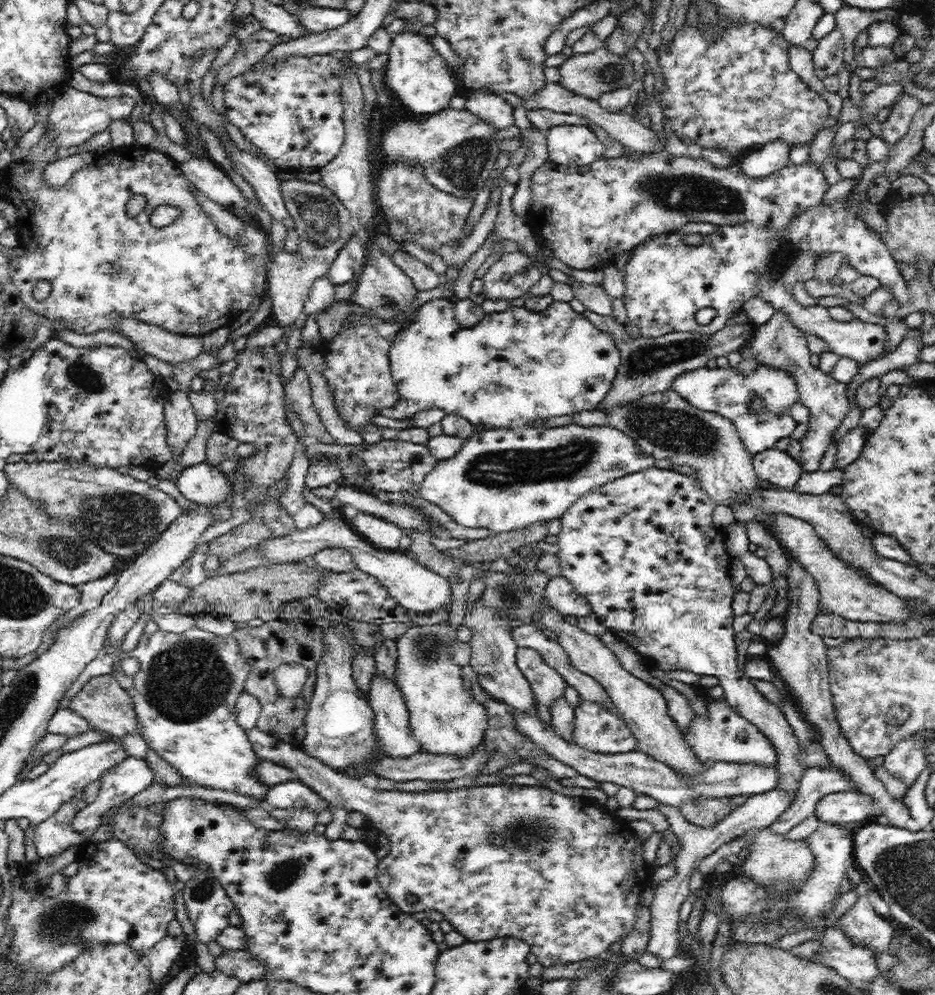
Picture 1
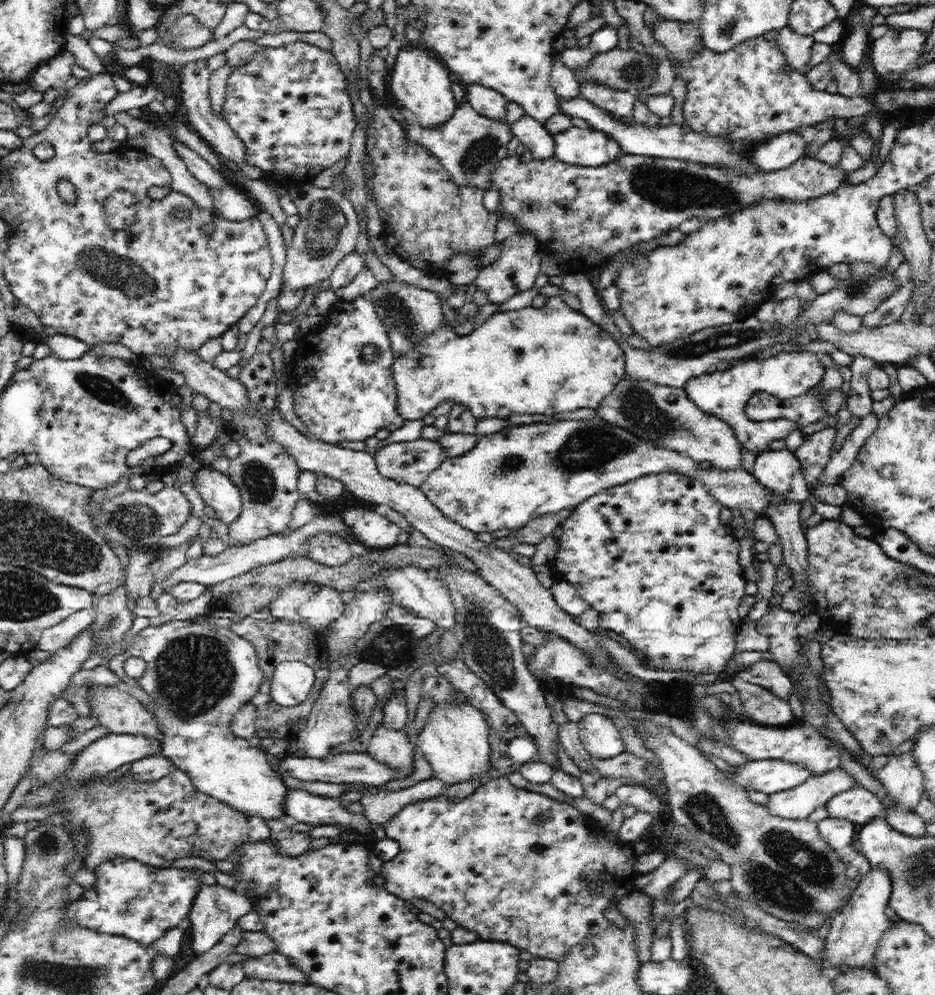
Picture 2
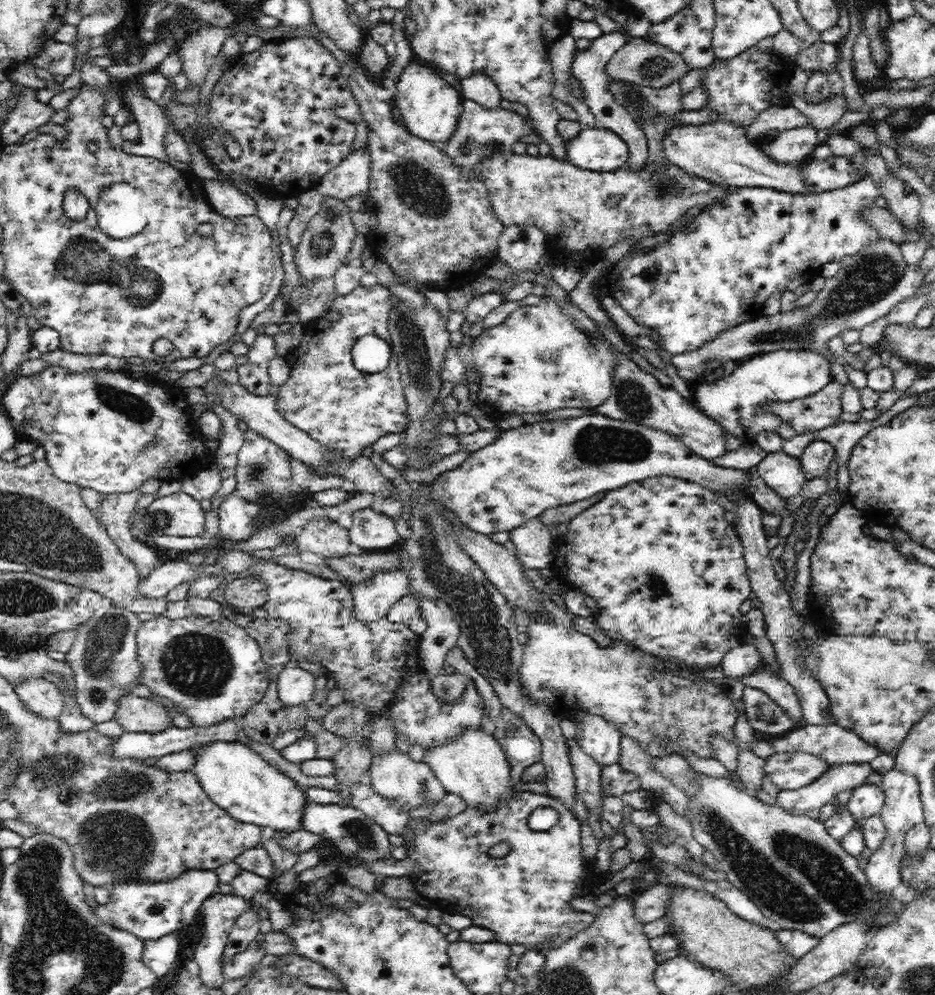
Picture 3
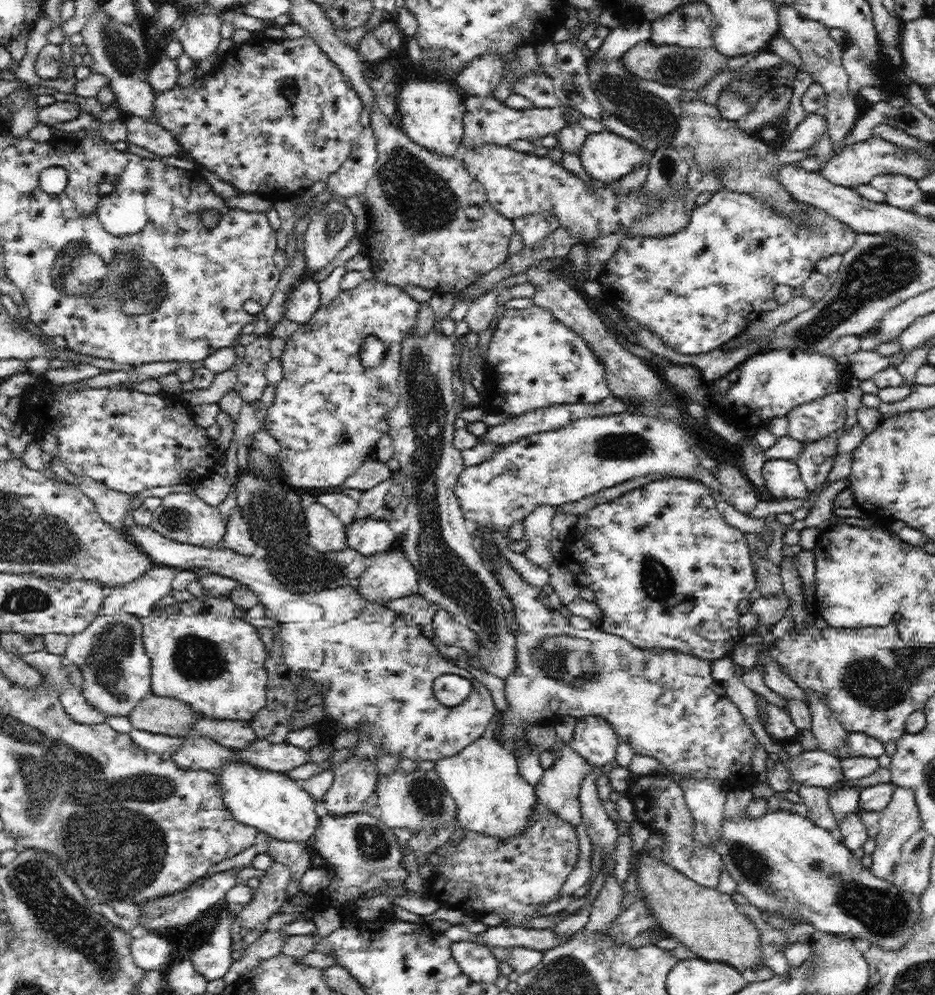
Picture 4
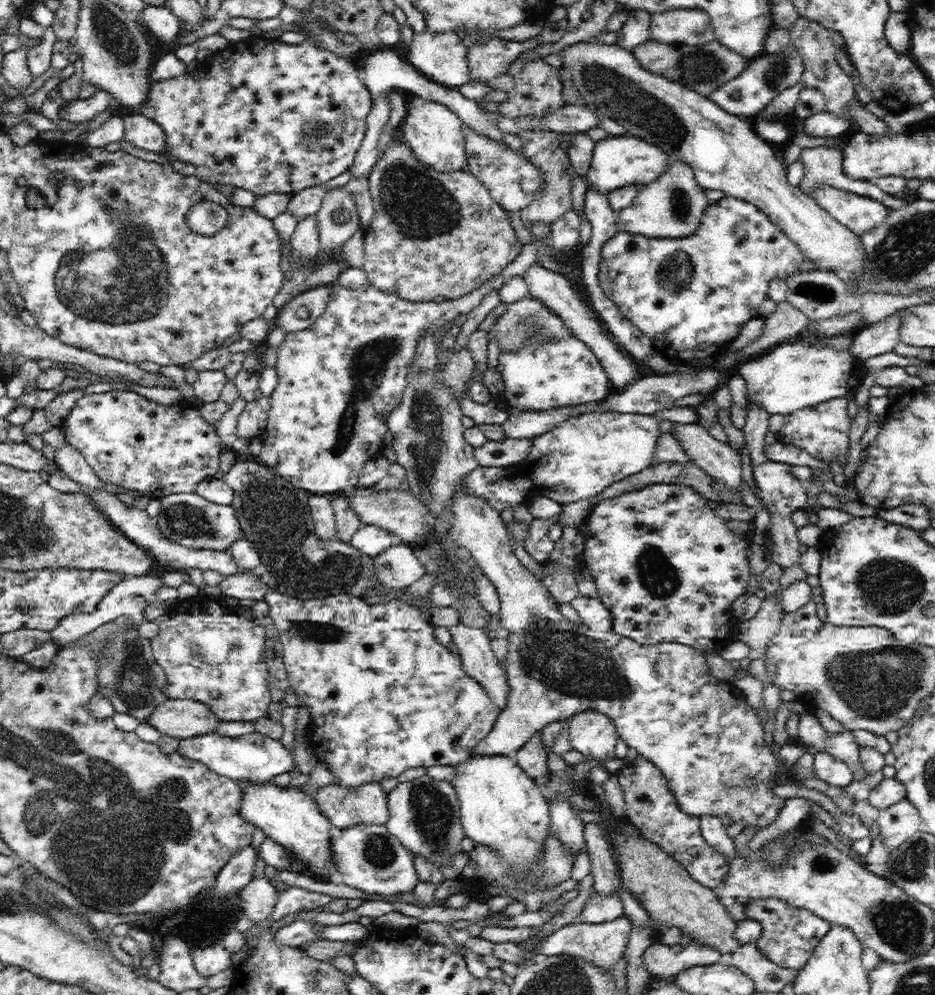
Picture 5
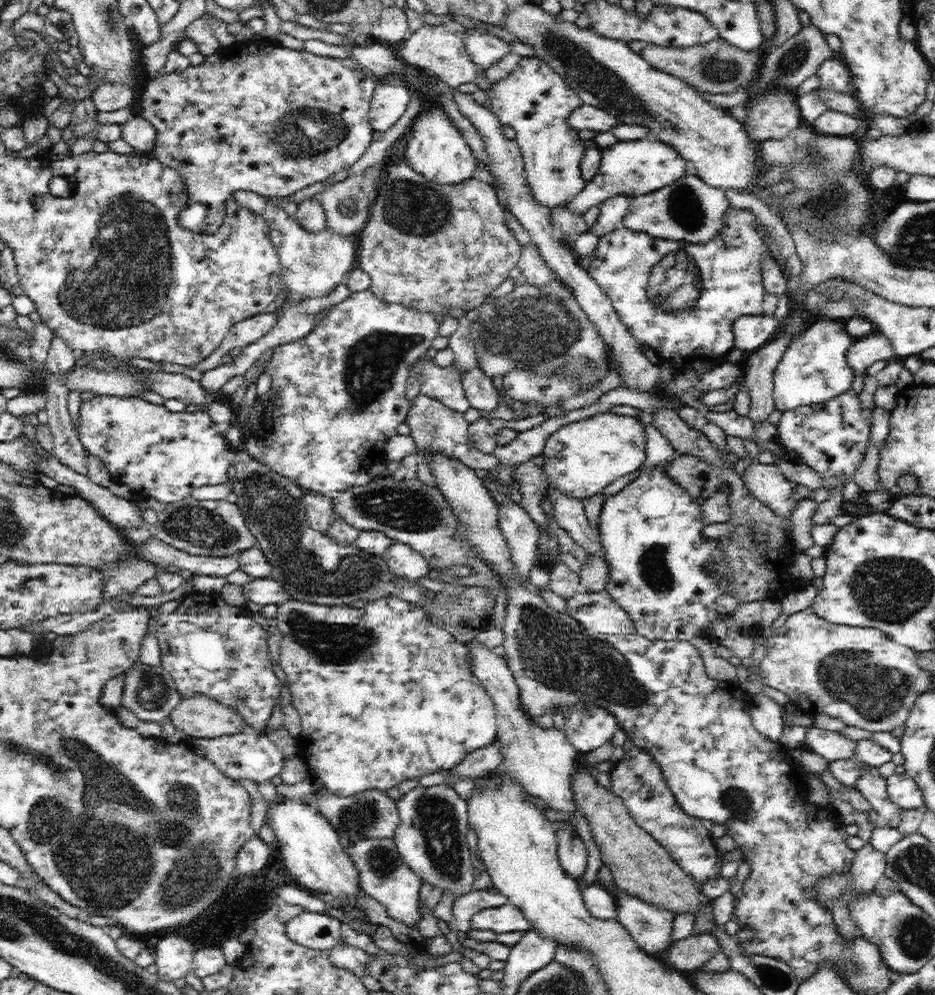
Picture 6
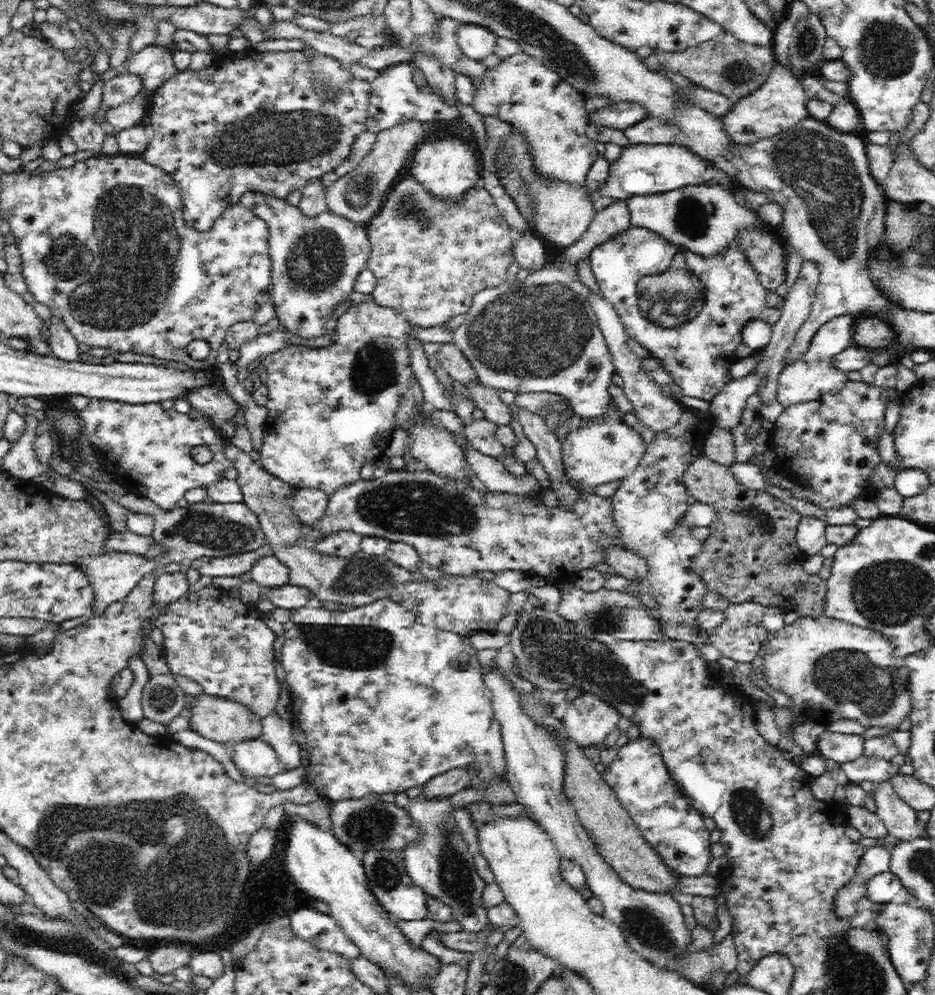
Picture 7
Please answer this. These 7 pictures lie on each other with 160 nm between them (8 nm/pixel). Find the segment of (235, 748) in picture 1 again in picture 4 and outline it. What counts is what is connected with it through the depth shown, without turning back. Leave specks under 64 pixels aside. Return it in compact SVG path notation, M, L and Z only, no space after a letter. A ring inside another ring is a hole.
M204 594L194 596L182 602L179 613L174 616L149 615L141 619L147 657L152 662L152 692L189 703L206 718L252 720L267 704L268 653L265 643L258 628L243 618L226 618L222 612L208 612L213 606L208 600ZM250 766L226 768L220 775L225 786L226 804L238 822L256 827L261 836L271 836L282 842L303 842L313 849L321 817L316 813L317 800L302 788L300 782L286 774L261 772Z

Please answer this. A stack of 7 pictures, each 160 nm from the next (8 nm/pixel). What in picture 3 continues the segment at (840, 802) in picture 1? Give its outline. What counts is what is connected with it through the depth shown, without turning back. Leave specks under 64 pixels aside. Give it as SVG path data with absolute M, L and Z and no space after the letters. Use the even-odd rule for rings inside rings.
M869 782L855 787L847 806L855 818L861 821L866 816L881 814L885 803L883 785L872 785Z

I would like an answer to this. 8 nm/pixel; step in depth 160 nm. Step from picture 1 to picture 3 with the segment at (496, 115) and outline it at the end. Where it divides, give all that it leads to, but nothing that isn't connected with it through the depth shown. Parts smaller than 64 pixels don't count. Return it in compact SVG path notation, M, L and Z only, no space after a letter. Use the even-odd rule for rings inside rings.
M485 72L470 73L470 76L460 79L458 88L466 99L475 100L488 108L499 105L502 99L499 86Z

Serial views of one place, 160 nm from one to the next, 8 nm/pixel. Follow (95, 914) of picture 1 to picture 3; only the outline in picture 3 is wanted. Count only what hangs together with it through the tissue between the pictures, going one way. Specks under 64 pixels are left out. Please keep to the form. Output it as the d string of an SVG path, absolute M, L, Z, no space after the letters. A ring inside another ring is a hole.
M213 870L188 871L165 883L120 883L114 890L110 890L112 902L100 905L96 912L105 922L141 939L160 938L168 933L176 934L180 928L190 926L202 912L205 902L218 892L219 884L220 878Z

